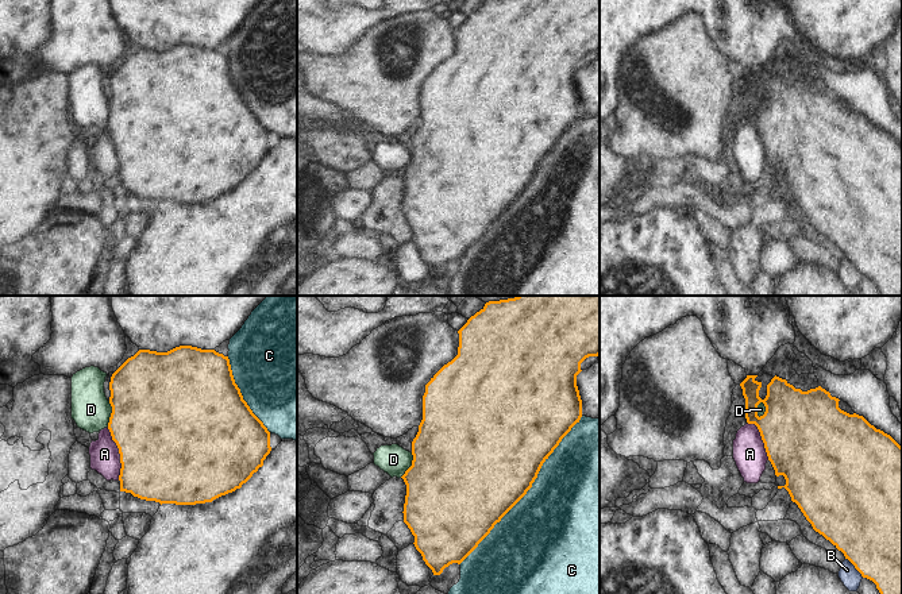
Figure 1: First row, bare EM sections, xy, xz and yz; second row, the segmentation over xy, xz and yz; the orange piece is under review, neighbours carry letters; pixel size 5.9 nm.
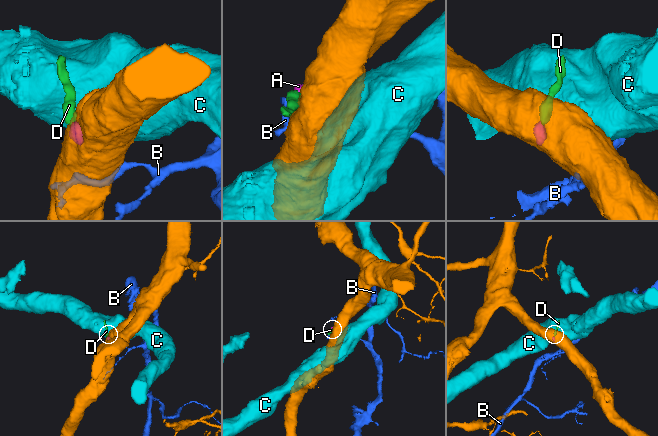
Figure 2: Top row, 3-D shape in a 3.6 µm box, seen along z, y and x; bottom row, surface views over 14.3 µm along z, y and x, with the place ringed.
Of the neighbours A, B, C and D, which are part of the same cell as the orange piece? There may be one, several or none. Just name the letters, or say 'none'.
none

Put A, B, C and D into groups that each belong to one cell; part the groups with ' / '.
A D / B / C

